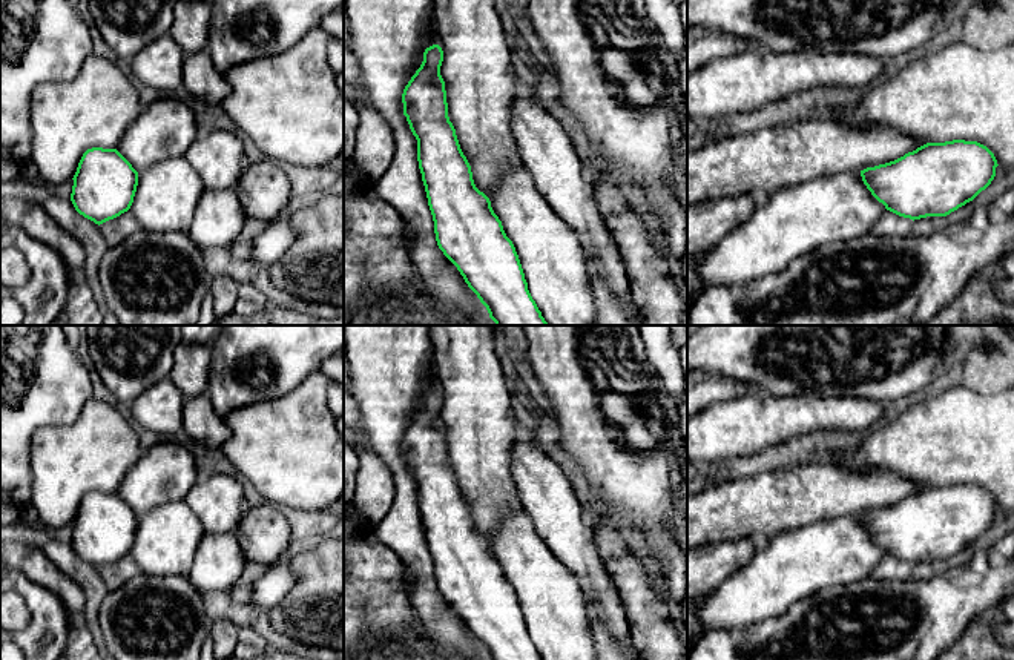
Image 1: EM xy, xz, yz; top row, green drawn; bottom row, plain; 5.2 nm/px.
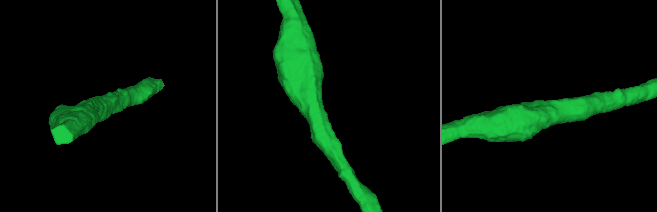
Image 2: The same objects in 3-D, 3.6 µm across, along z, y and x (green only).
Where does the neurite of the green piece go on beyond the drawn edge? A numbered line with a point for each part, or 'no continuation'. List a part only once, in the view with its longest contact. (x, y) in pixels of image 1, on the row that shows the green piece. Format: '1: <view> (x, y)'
no continuation

